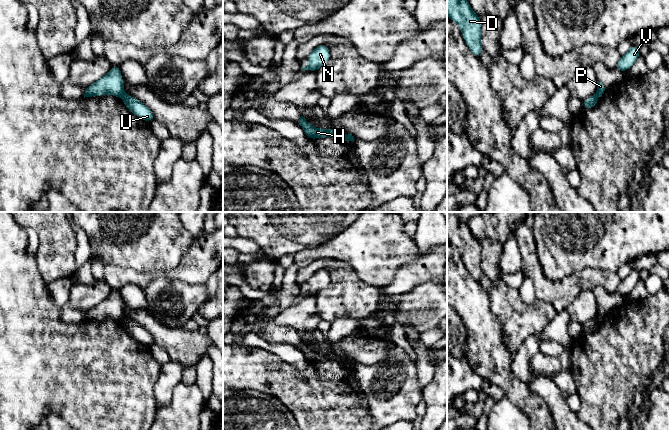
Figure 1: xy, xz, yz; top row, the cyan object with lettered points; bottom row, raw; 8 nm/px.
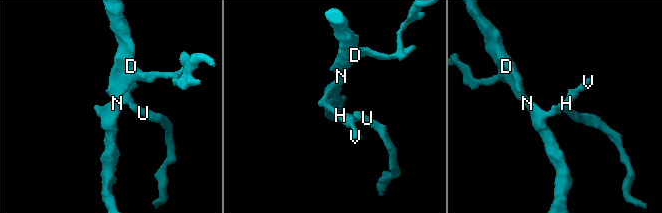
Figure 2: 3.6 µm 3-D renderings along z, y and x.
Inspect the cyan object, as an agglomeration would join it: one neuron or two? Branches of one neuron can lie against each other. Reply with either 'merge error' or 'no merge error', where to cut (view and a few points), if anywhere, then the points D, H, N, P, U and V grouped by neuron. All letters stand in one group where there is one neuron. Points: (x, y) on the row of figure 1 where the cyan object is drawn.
merge error; cut in xy along (125, 94), (121, 97); D H N P V / U

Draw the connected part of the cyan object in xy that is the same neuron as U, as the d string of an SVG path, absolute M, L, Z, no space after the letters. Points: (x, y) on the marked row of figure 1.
M125 94L121 98L127 109L142 120L150 122L155 118L153 112L135 97Z

